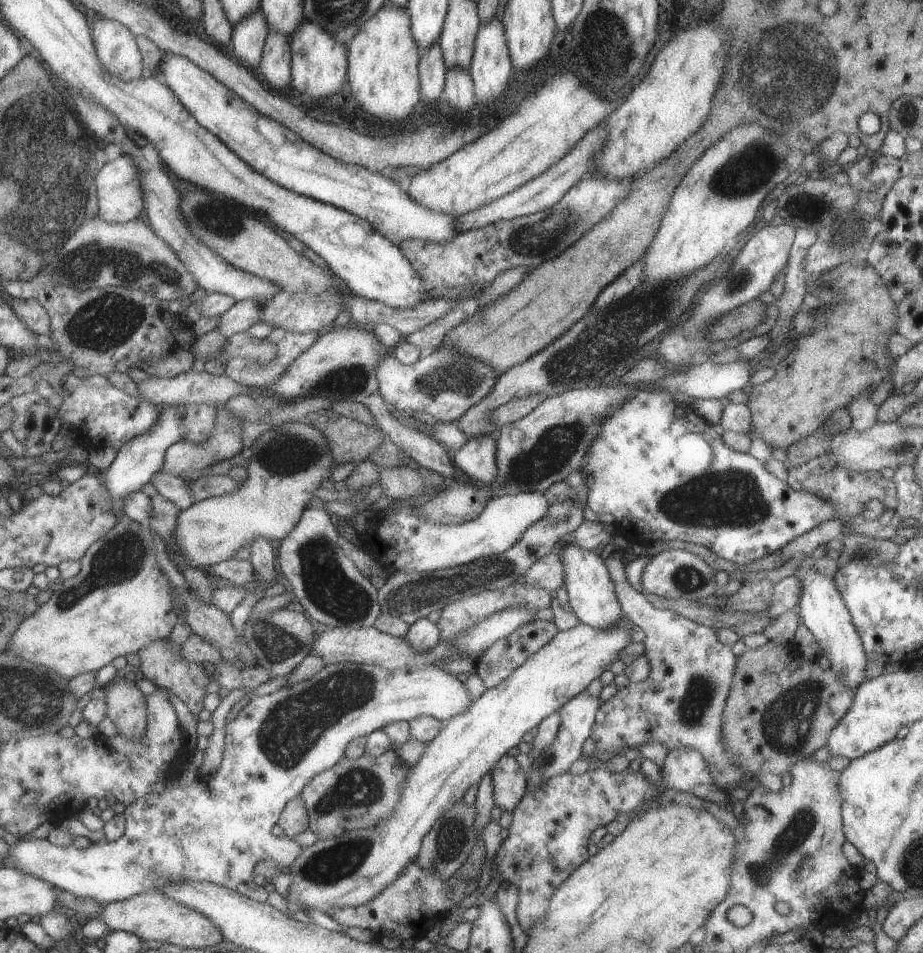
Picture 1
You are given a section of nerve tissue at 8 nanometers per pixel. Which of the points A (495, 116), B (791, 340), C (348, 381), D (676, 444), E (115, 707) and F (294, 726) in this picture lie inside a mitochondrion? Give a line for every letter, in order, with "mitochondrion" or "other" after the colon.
A: other
B: other
C: mitochondrion
D: other
E: other
F: mitochondrion

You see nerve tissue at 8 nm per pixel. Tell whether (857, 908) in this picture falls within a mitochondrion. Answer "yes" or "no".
no

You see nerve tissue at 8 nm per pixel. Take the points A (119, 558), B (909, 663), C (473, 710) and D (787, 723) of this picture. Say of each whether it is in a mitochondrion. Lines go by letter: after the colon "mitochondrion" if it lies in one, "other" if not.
A: mitochondrion
B: other
C: other
D: mitochondrion

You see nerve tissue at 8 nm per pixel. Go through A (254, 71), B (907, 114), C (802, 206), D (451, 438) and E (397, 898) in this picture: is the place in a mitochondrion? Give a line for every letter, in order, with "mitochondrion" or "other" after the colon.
A: other
B: mitochondrion
C: mitochondrion
D: other
E: mitochondrion

